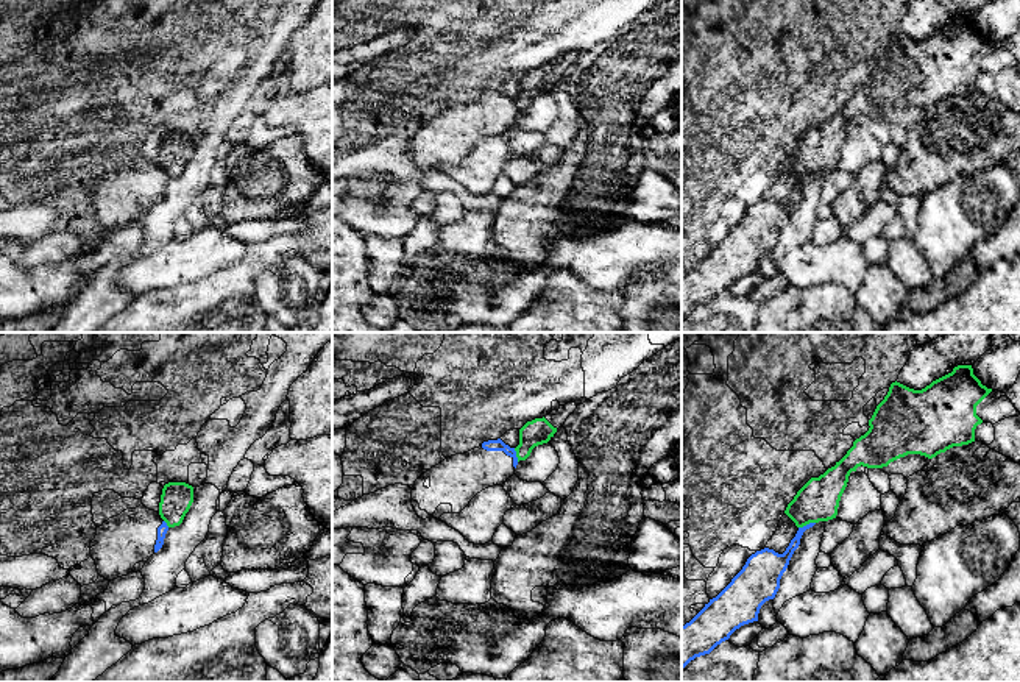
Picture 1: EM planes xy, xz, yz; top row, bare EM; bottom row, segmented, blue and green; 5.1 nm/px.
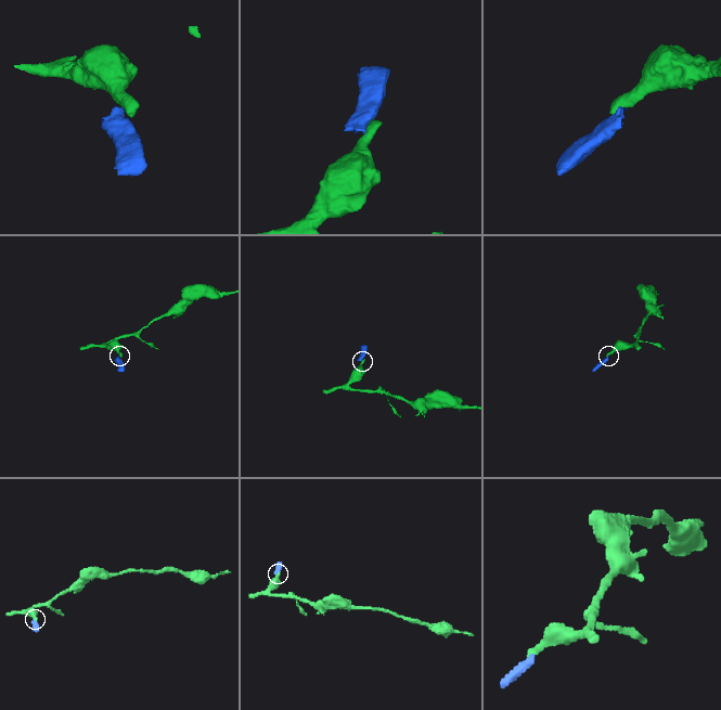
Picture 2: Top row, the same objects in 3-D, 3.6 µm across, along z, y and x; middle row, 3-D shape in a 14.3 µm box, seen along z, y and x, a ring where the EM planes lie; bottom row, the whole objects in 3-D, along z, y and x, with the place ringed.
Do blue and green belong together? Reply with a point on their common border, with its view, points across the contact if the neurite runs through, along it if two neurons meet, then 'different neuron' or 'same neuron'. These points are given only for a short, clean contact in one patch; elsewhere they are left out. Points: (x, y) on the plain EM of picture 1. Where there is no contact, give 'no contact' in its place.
yz (807, 175) | along yz (814, 172), (799, 178) | different neuron

